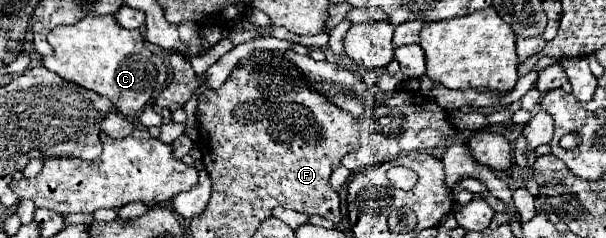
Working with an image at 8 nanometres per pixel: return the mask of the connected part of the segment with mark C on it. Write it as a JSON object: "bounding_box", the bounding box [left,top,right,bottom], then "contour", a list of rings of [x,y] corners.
{"bounding_box":[43,16,167,116],"contour":[[[85,16],[71,26],[57,26],[47,40],[55,52],[43,58],[45,68],[109,98],[123,116],[137,116],[165,86],[167,68],[163,60],[145,48],[139,30],[121,28],[113,16]]]}

